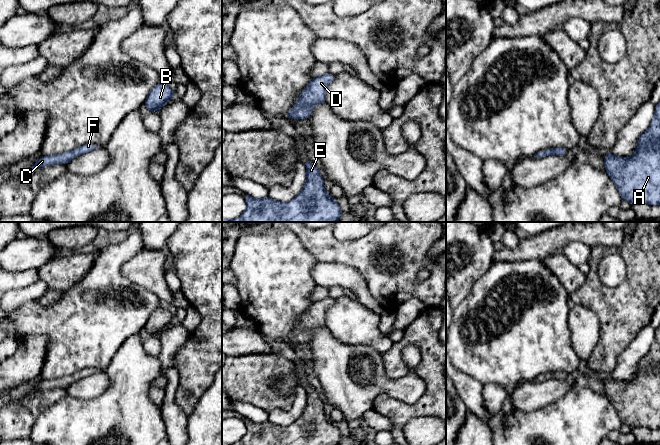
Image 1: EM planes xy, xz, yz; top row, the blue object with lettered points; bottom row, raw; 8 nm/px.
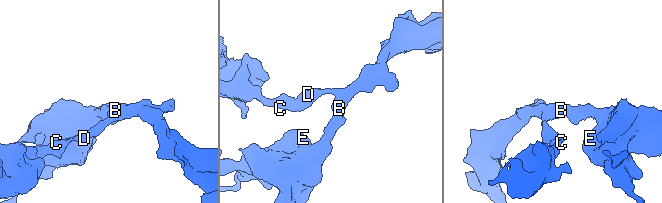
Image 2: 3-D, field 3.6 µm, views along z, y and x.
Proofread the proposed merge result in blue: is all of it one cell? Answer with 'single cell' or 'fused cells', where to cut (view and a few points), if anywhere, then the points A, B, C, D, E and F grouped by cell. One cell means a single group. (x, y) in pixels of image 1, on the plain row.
single cell; cut none; groups A B C D E F

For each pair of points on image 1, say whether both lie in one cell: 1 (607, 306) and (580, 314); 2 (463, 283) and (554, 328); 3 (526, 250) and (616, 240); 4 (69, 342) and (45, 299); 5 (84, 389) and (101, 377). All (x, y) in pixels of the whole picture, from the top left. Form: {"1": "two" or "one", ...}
{"1": "two", "2": "two", "3": "one", "4": "two", "5": "one"}

